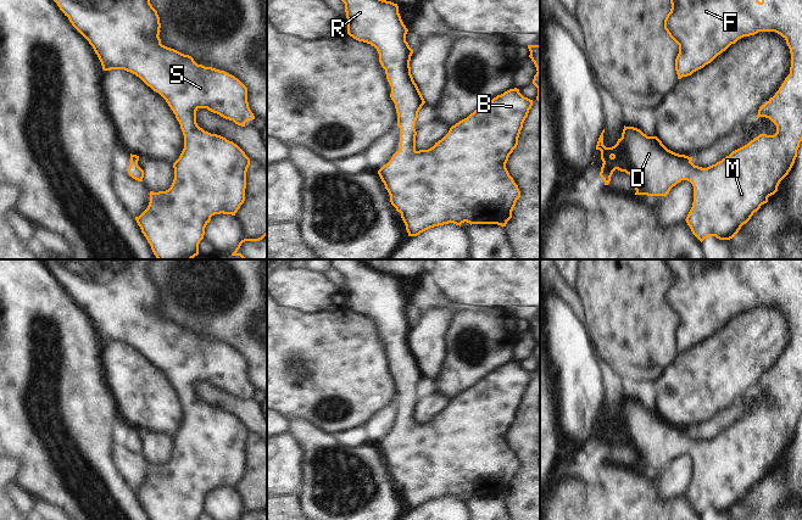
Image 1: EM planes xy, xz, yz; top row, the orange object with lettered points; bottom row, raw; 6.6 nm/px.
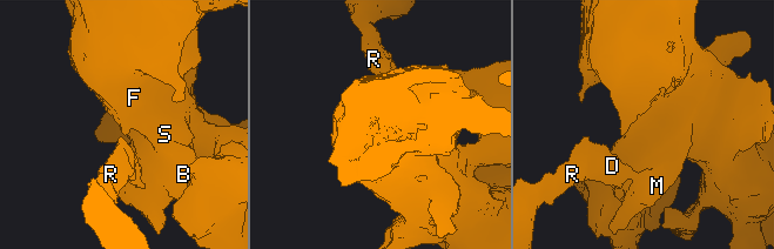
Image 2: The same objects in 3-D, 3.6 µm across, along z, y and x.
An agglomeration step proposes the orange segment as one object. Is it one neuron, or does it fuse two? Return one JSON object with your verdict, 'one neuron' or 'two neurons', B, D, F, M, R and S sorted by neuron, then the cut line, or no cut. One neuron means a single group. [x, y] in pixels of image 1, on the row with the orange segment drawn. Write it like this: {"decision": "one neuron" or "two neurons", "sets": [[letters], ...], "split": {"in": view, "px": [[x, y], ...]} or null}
{"decision": "one neuron", "sets": [["B", "D", "F", "M", "R", "S"]], "split": null}

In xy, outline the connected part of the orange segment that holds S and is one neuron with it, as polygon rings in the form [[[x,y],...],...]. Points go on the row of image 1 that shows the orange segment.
[[[54,0],[60,10],[68,17],[72,26],[89,41],[93,46],[95,54],[98,55],[102,69],[124,69],[139,77],[147,86],[150,86],[154,91],[158,93],[168,104],[173,113],[176,114],[177,121],[180,124],[180,129],[184,135],[184,149],[179,156],[179,158],[173,163],[174,168],[174,179],[171,188],[166,191],[154,192],[150,191],[150,202],[147,208],[139,216],[135,217],[138,225],[141,229],[141,233],[146,237],[147,242],[151,246],[151,250],[157,259],[193,259],[199,255],[199,244],[204,239],[205,228],[210,223],[211,217],[215,214],[232,214],[235,216],[240,206],[245,201],[245,189],[246,189],[246,172],[250,166],[250,158],[245,155],[245,152],[233,141],[227,140],[225,138],[211,134],[200,128],[196,123],[196,111],[199,108],[207,108],[208,111],[219,114],[221,117],[233,121],[235,124],[245,127],[247,121],[255,119],[254,113],[251,112],[247,102],[247,88],[234,76],[219,71],[212,67],[205,67],[202,65],[197,65],[194,58],[189,55],[184,55],[174,49],[167,47],[161,44],[160,39],[160,17],[157,11],[150,4],[150,0]]]

